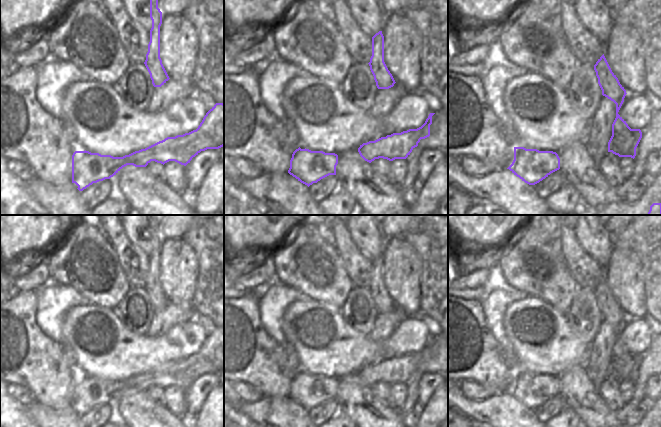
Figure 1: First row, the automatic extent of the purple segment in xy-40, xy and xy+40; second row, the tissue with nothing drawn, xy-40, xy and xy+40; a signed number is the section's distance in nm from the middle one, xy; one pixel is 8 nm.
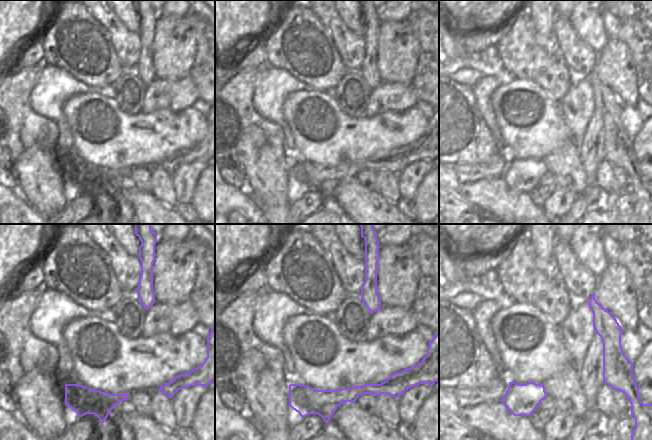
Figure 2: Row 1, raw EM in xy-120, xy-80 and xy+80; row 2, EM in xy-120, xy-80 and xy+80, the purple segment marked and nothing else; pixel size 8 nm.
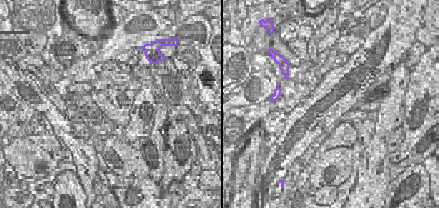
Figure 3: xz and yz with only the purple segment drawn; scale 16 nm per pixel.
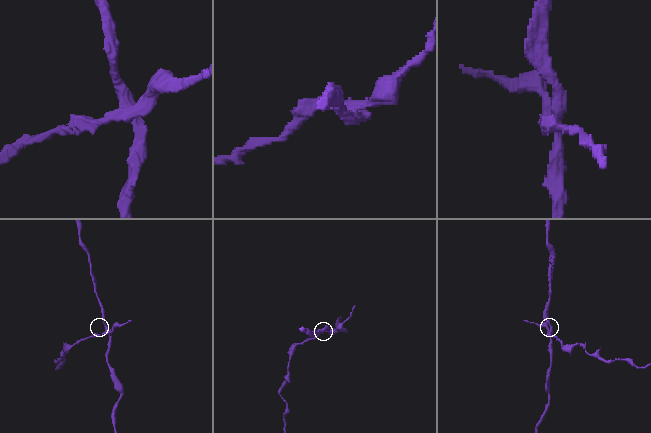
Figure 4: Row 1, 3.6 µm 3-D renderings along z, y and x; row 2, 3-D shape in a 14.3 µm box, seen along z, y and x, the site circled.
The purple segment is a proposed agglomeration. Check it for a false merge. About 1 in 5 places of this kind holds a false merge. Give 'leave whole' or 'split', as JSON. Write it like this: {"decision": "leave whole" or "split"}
{"decision": "split"}

